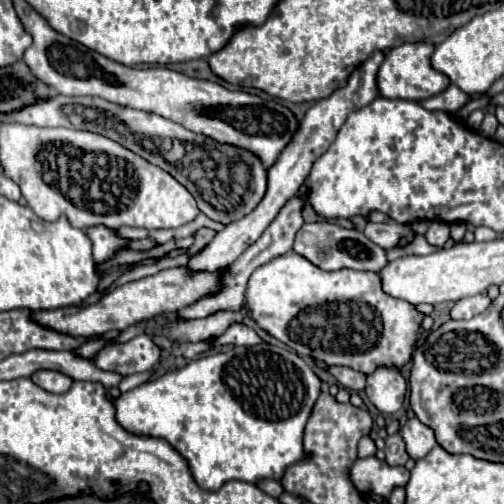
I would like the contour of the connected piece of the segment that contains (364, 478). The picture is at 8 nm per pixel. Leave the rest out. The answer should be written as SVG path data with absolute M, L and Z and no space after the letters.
M376 456L356 460L350 472L352 484L360 492L374 492L382 498L388 498L392 488L406 486L410 472L404 466L388 466L384 460L378 460Z

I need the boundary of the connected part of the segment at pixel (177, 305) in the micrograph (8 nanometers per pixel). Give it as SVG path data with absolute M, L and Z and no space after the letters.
M184 266L182 268L170 268L162 270L156 276L148 276L136 282L128 282L118 286L114 292L106 294L98 304L88 304L88 306L68 306L68 308L58 308L58 310L38 310L32 312L30 318L42 328L56 330L60 334L68 334L74 338L90 338L90 336L102 336L104 332L110 330L124 330L134 322L140 320L150 320L156 316L172 314L194 300L214 294L220 290L220 272L210 274L210 272L188 272Z

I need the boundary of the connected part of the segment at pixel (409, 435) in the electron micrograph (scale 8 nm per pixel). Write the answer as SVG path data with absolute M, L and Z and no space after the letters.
M410 418L404 428L400 430L402 438L404 438L404 444L406 444L406 452L410 458L414 460L420 460L424 458L434 446L436 446L436 438L434 438L434 432L424 426L418 418Z

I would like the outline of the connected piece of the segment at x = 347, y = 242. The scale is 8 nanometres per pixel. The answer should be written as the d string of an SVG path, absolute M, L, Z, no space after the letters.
M314 222L314 224L304 224L294 242L294 252L308 258L312 264L316 264L322 270L342 270L342 268L352 268L352 270L370 270L378 272L386 266L386 250L370 242L362 232L342 228L332 222Z

